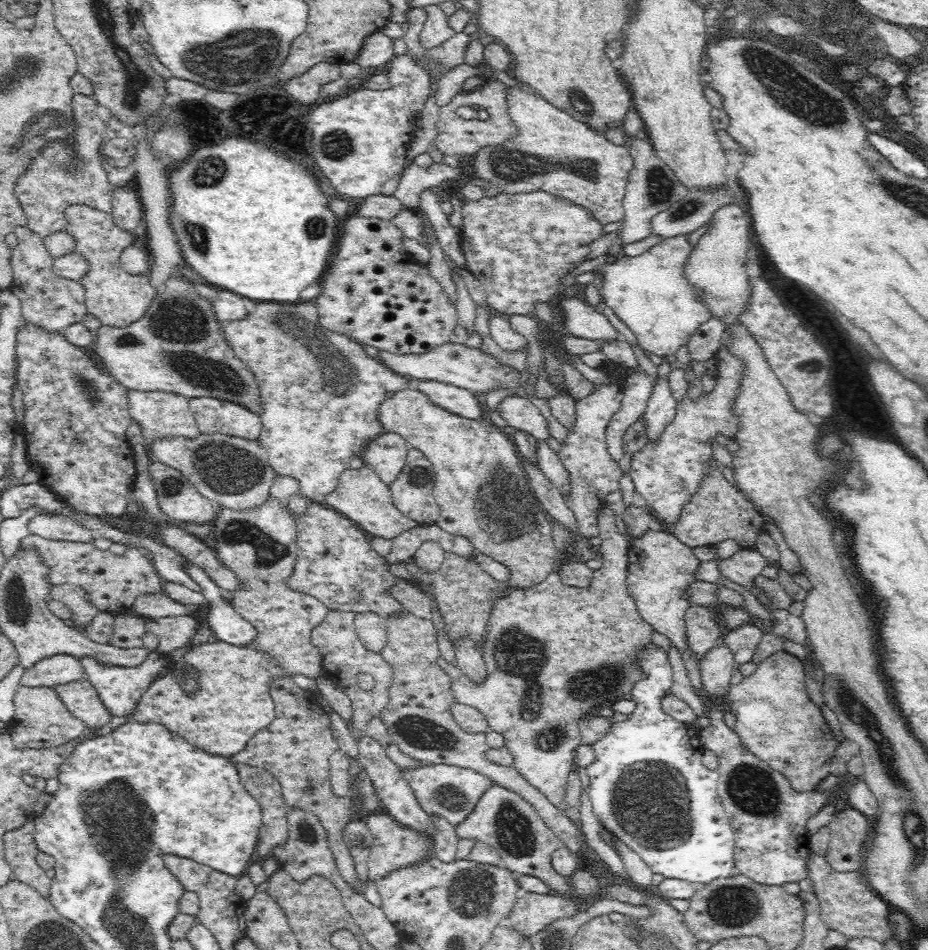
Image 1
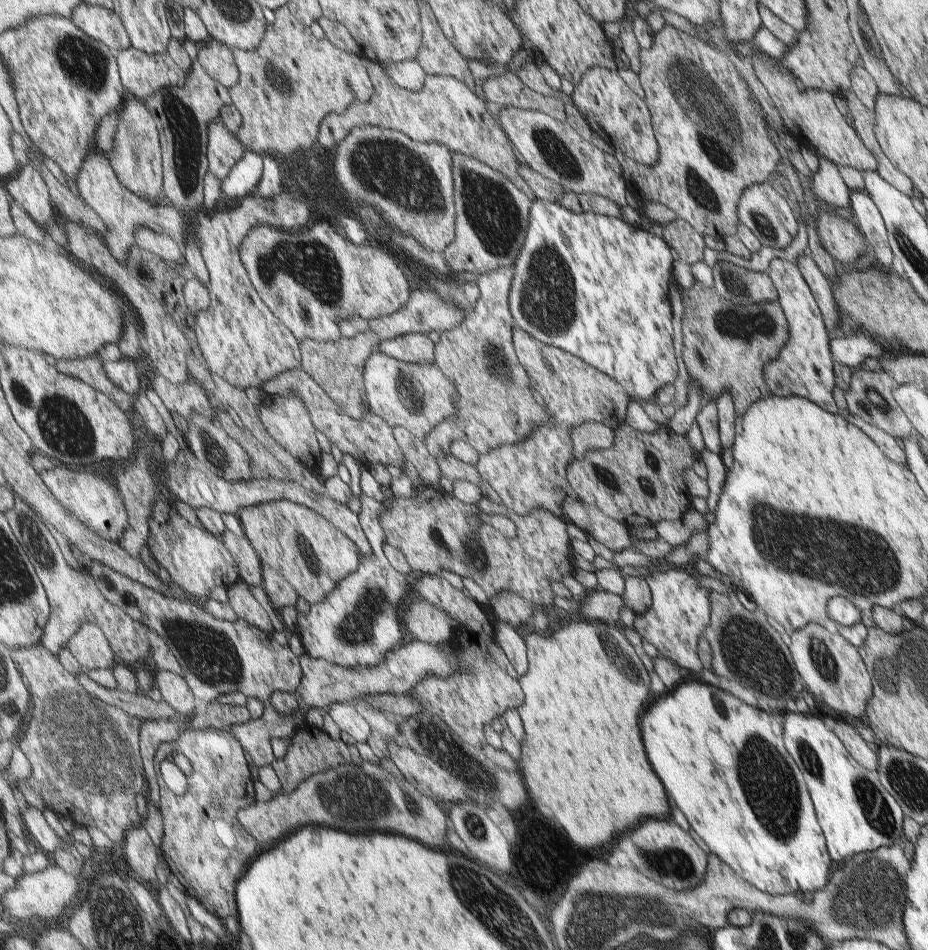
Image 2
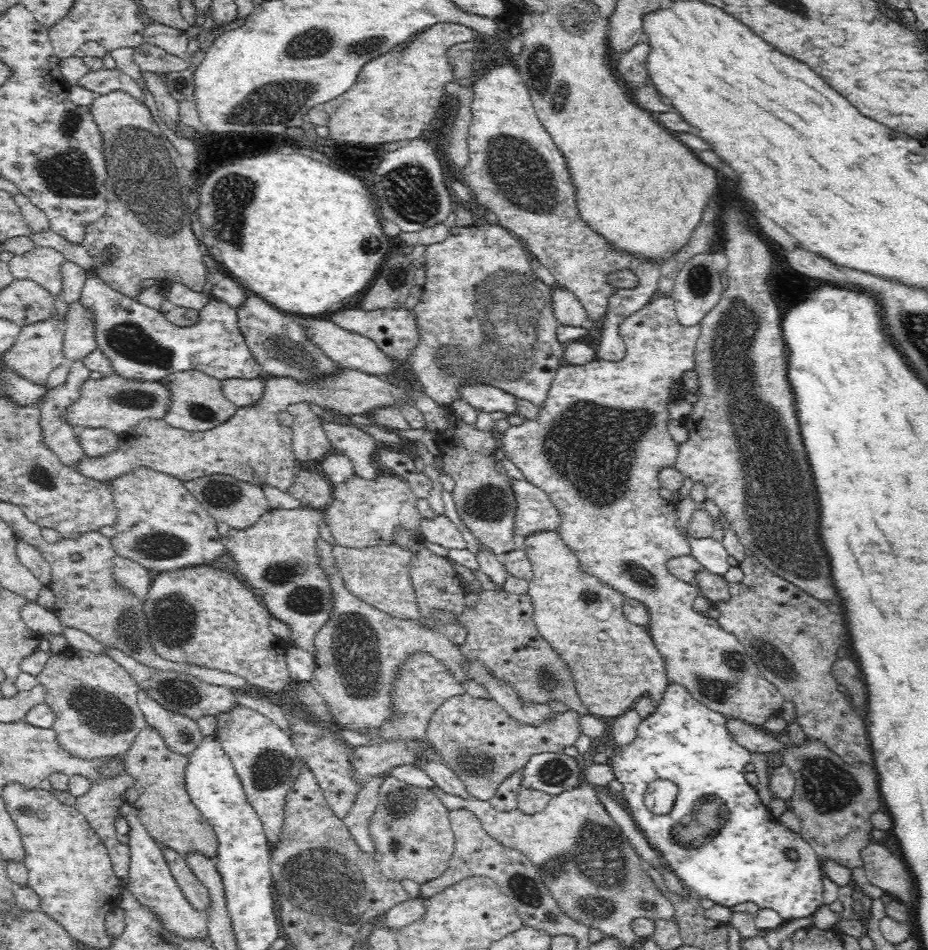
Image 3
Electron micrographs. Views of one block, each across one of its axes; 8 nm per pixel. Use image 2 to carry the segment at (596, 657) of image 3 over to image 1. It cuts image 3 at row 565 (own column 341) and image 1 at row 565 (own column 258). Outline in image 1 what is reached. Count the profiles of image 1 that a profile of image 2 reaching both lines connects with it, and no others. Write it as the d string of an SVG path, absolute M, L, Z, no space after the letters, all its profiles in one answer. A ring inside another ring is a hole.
M400 389L392 391L390 398L385 398L377 408L377 419L380 421L384 432L393 432L399 434L408 444L409 447L419 450L426 460L431 464L431 470L435 475L436 486L434 486L435 495L434 501L440 508L440 524L435 524L436 527L446 530L446 532L454 532L454 534L462 534L472 543L472 547L475 552L486 555L501 564L504 564L510 570L509 580L505 582L506 586L520 585L520 587L527 587L532 583L537 583L539 580L543 581L543 578L548 573L556 572L556 564L560 562L562 558L562 551L554 544L554 537L552 537L552 528L554 524L550 520L550 517L546 516L546 513L542 512L542 508L539 507L538 500L533 495L530 495L530 488L526 488L527 479L524 471L524 478L518 476L518 468L523 470L520 457L516 454L515 445L507 438L507 436L501 432L500 429L486 419L467 419L457 414L454 414L432 402L429 396L414 389Z

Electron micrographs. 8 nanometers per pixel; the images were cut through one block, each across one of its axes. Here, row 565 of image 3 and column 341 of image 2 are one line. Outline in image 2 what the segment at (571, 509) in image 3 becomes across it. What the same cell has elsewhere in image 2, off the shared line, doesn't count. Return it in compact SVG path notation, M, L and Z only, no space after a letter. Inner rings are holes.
M361 494L361 510L356 518L370 547L370 553L359 552L355 572L333 588L331 594L319 603L311 603L307 614L297 614L295 632L299 635L305 652L311 657L322 657L328 662L356 669L380 665L393 646L401 644L401 622L397 604L403 600L410 585L405 576L391 566L382 552L384 537L377 516L381 503Z

